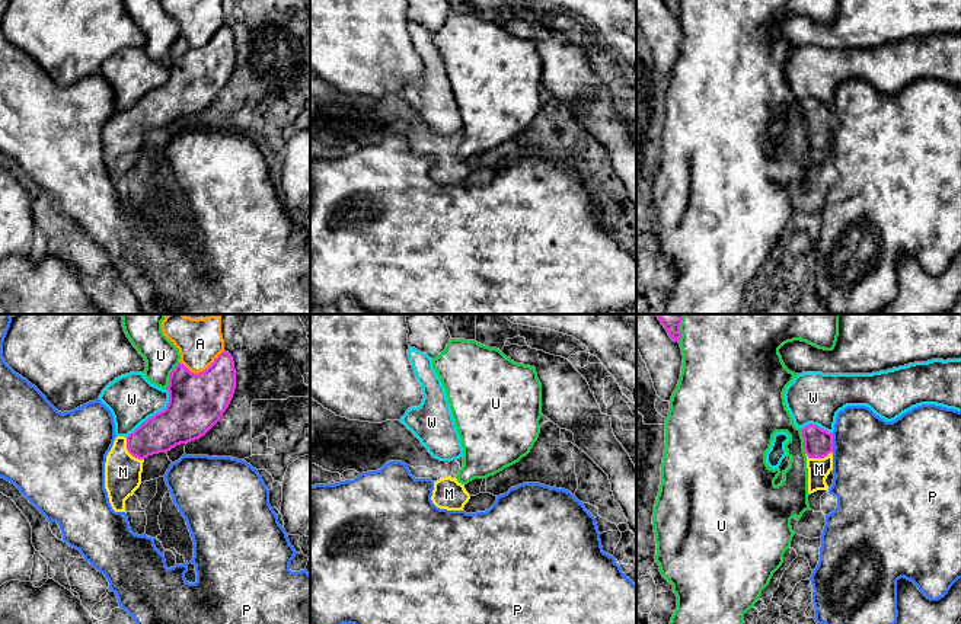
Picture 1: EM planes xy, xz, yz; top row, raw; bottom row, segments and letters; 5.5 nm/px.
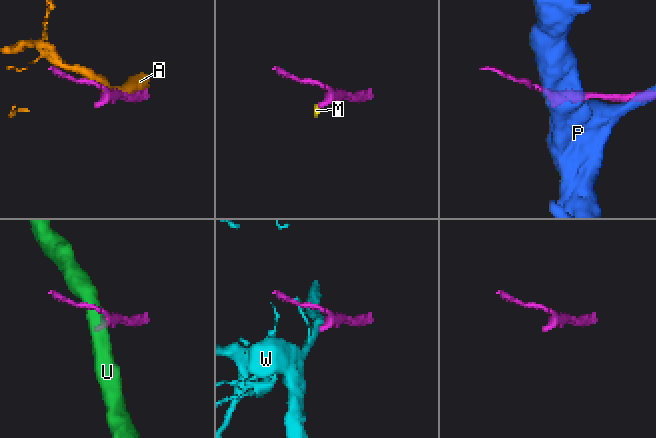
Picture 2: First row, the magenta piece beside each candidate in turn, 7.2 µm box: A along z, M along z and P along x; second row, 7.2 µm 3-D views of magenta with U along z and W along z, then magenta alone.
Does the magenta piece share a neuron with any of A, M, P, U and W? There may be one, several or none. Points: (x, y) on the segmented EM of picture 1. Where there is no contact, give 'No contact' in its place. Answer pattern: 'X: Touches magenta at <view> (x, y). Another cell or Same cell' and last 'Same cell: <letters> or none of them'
A: Touches magenta at xy (203, 371). Another cell
M: Touches magenta at xy (128, 451). Same cell
P: Touches magenta at yz (832, 442). Another cell
U: Touches magenta at xy (171, 376). Another cell
W: Touches magenta at xy (155, 415). Another cell
Same cell: M

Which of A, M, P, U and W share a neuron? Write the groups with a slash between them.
A / M / P / U / W

